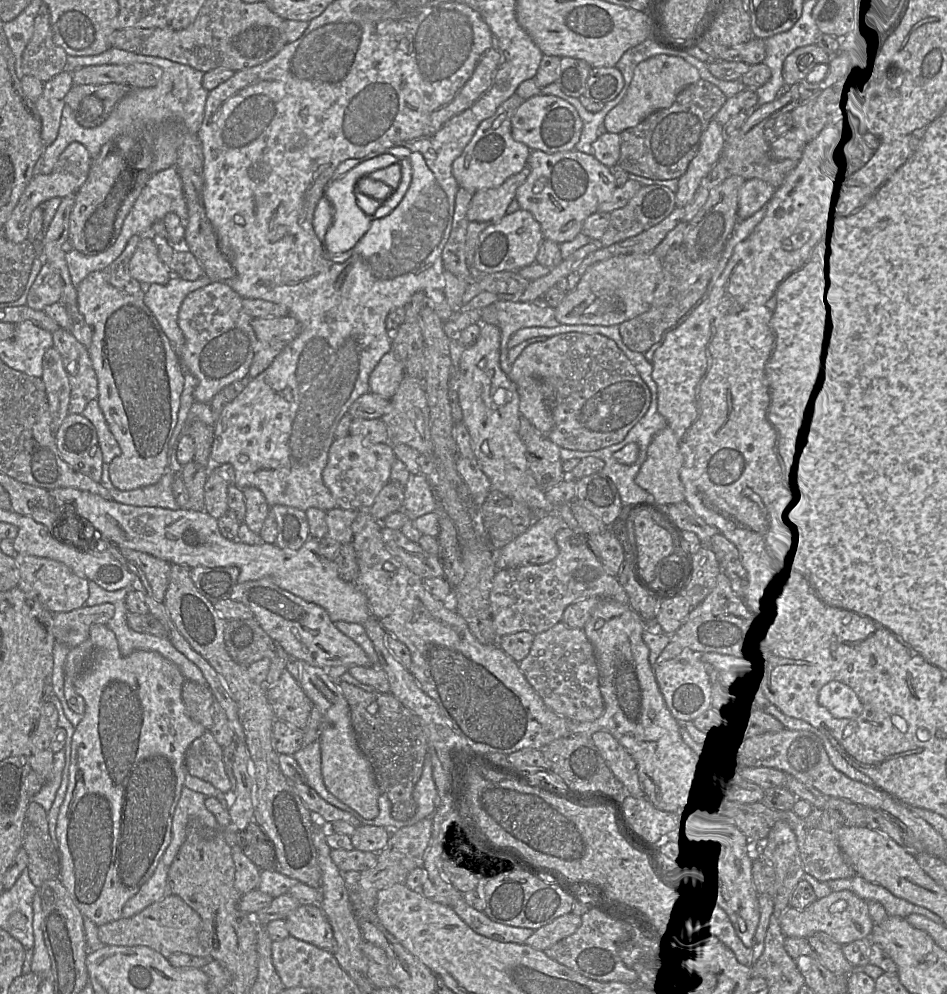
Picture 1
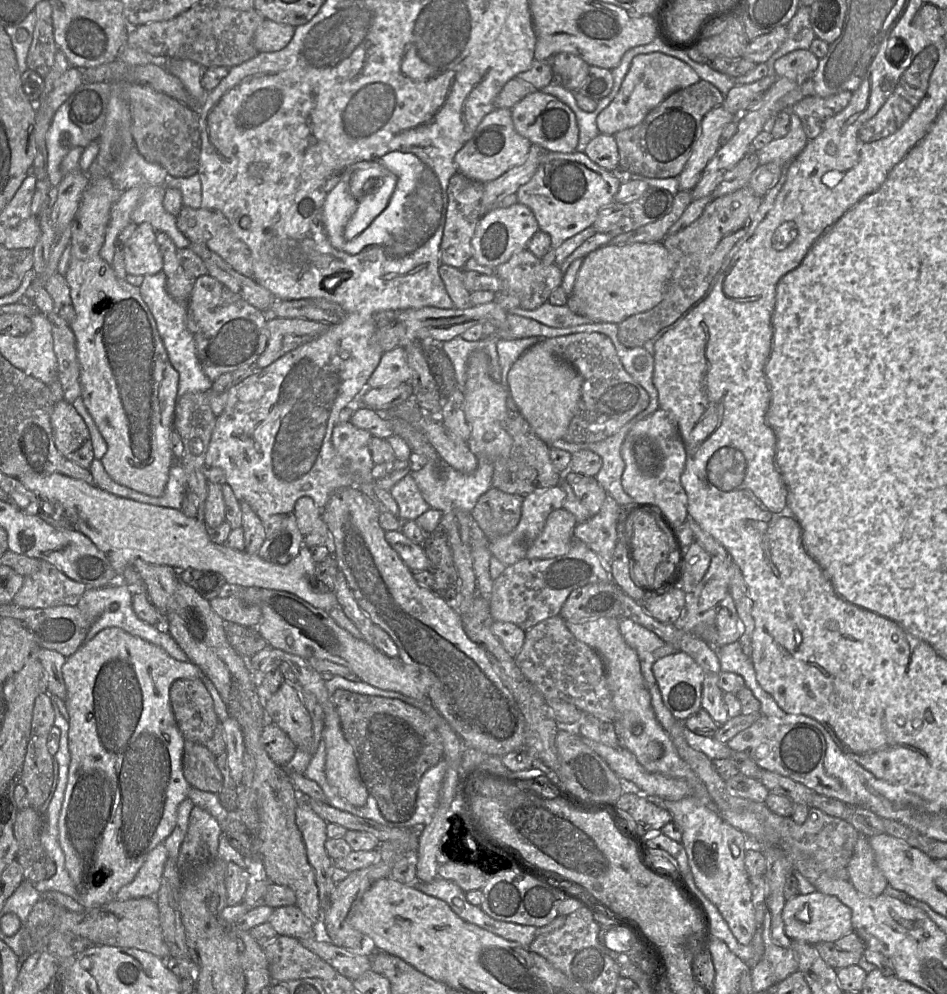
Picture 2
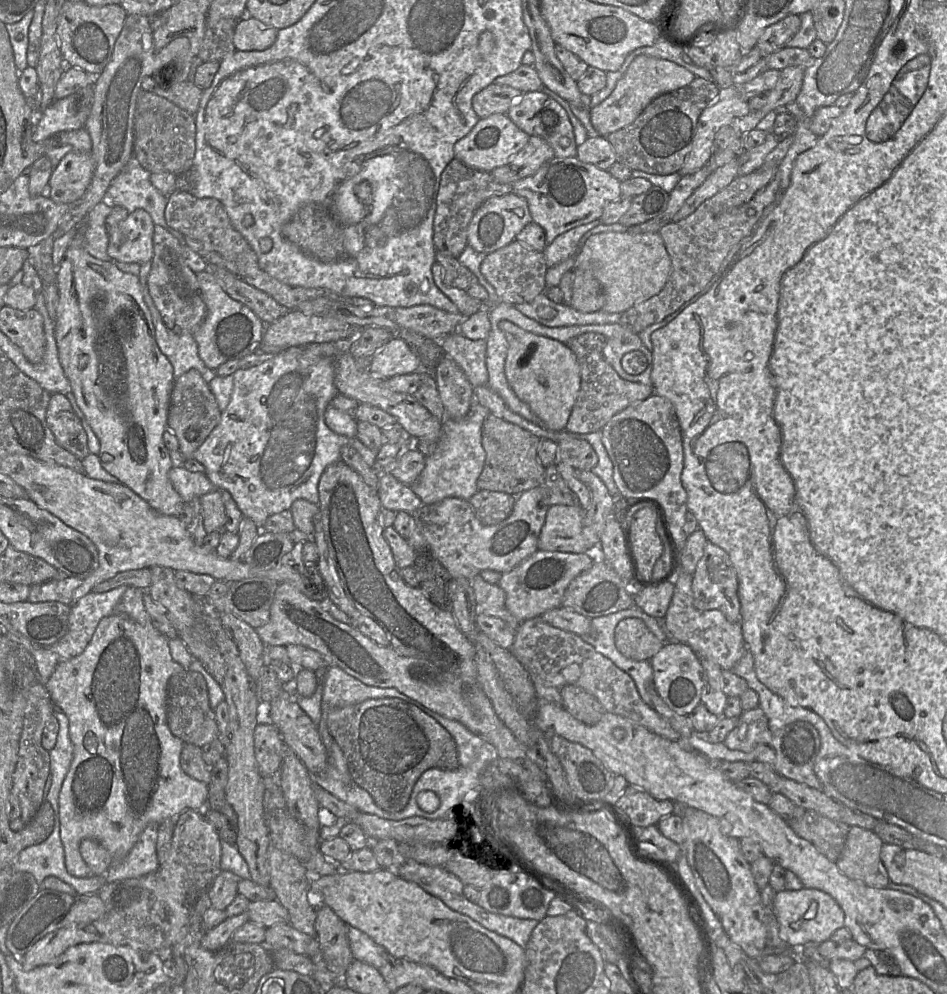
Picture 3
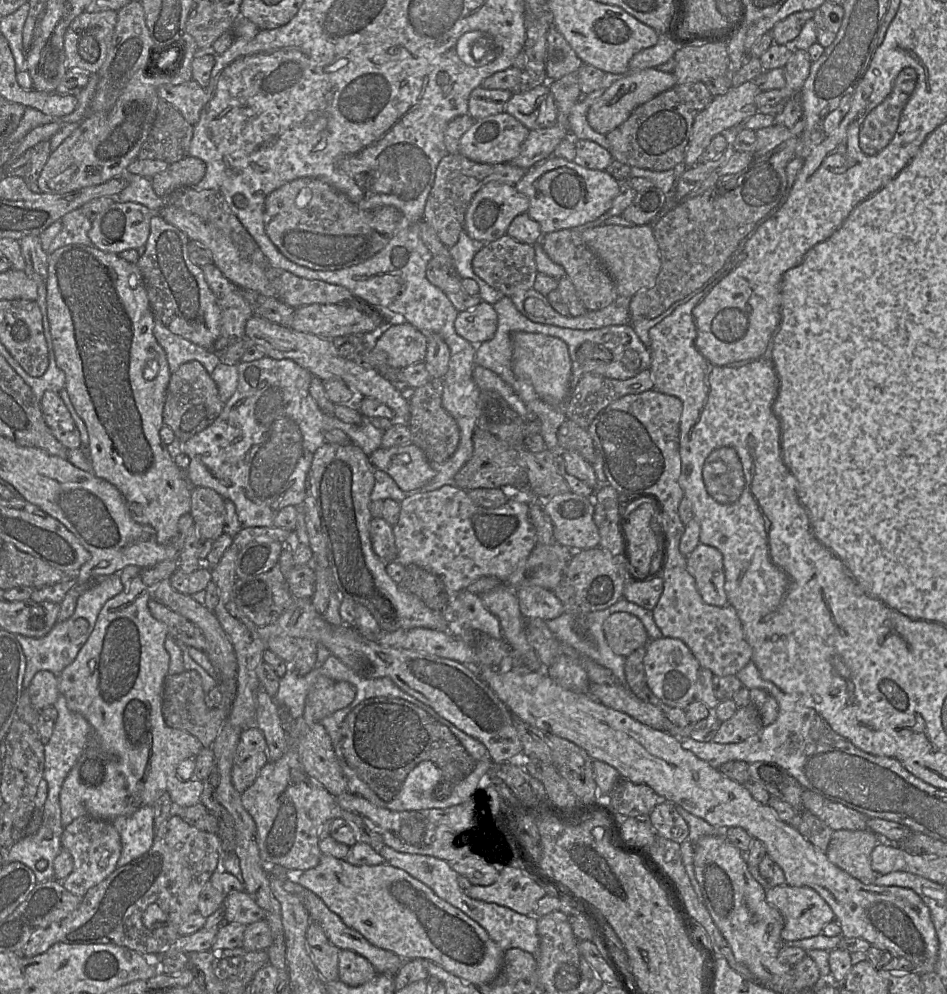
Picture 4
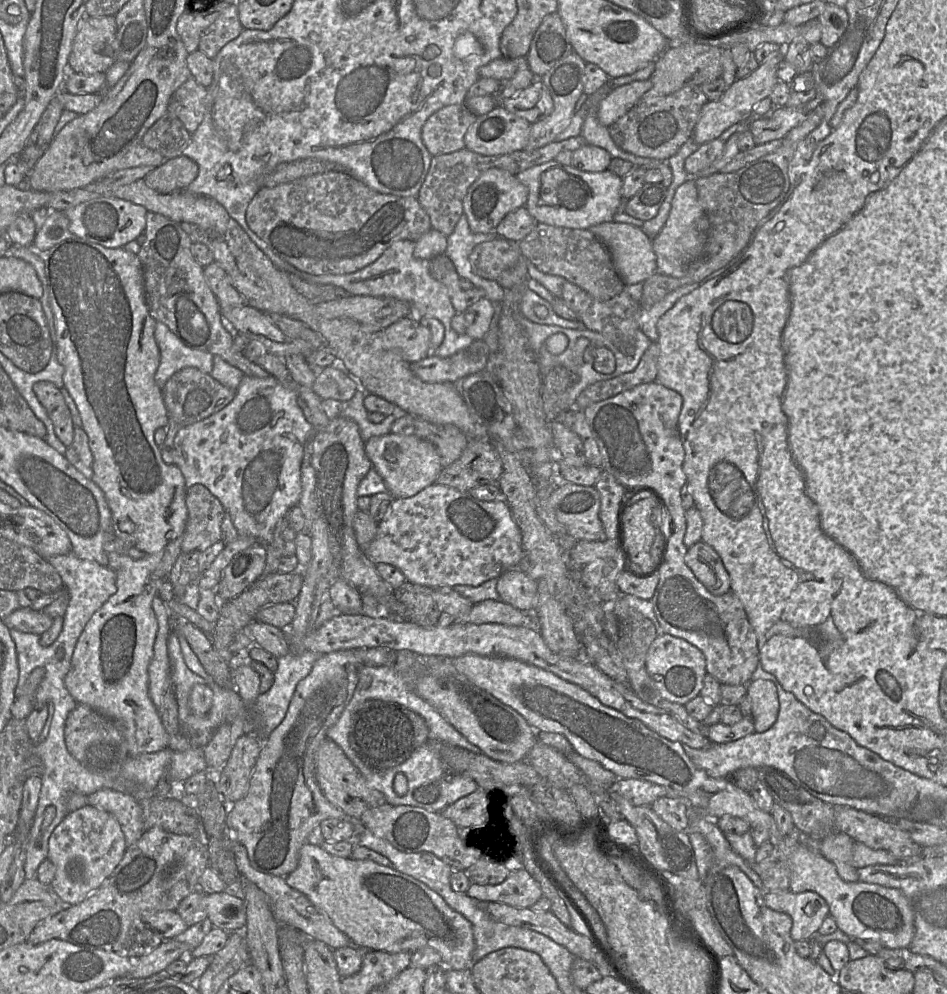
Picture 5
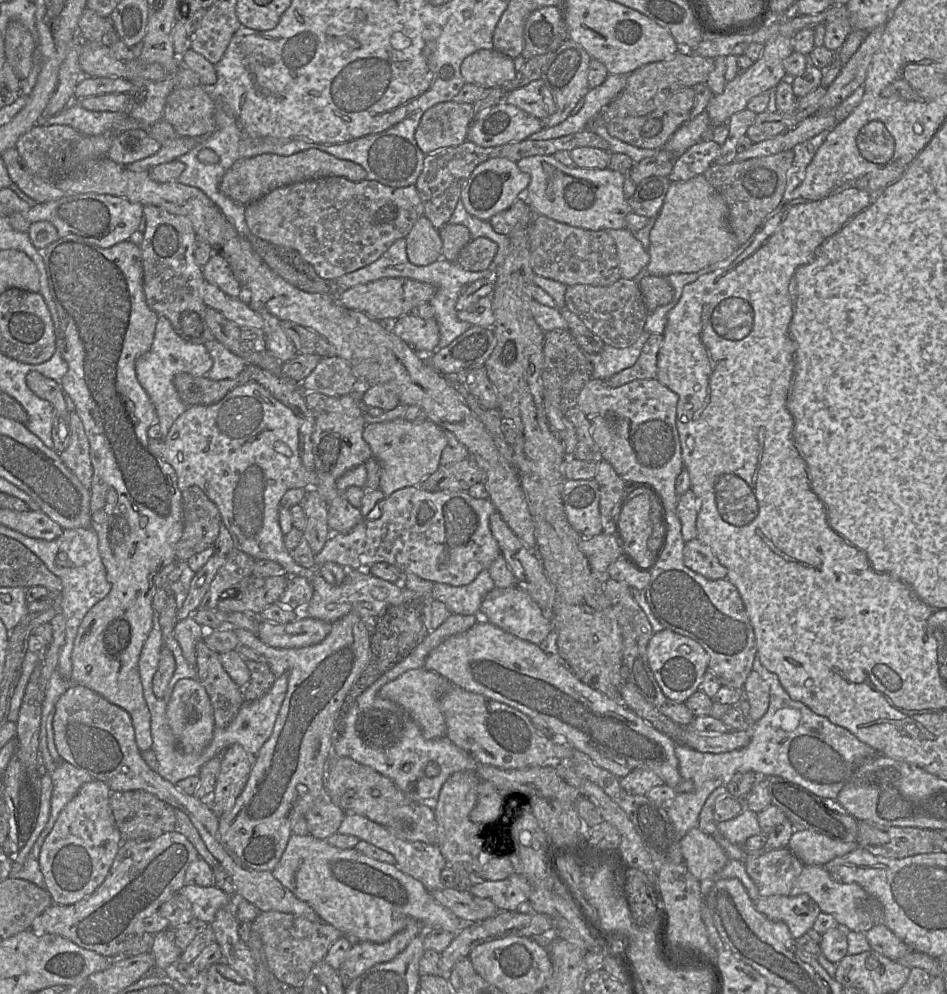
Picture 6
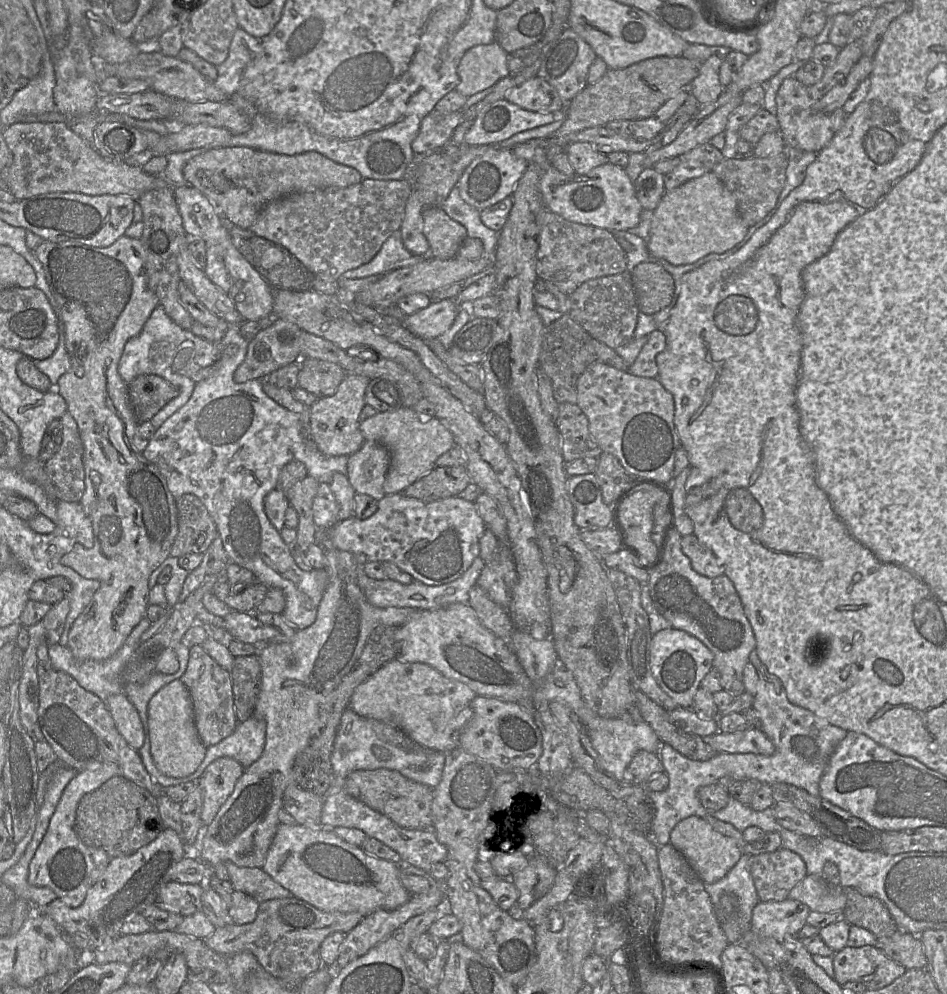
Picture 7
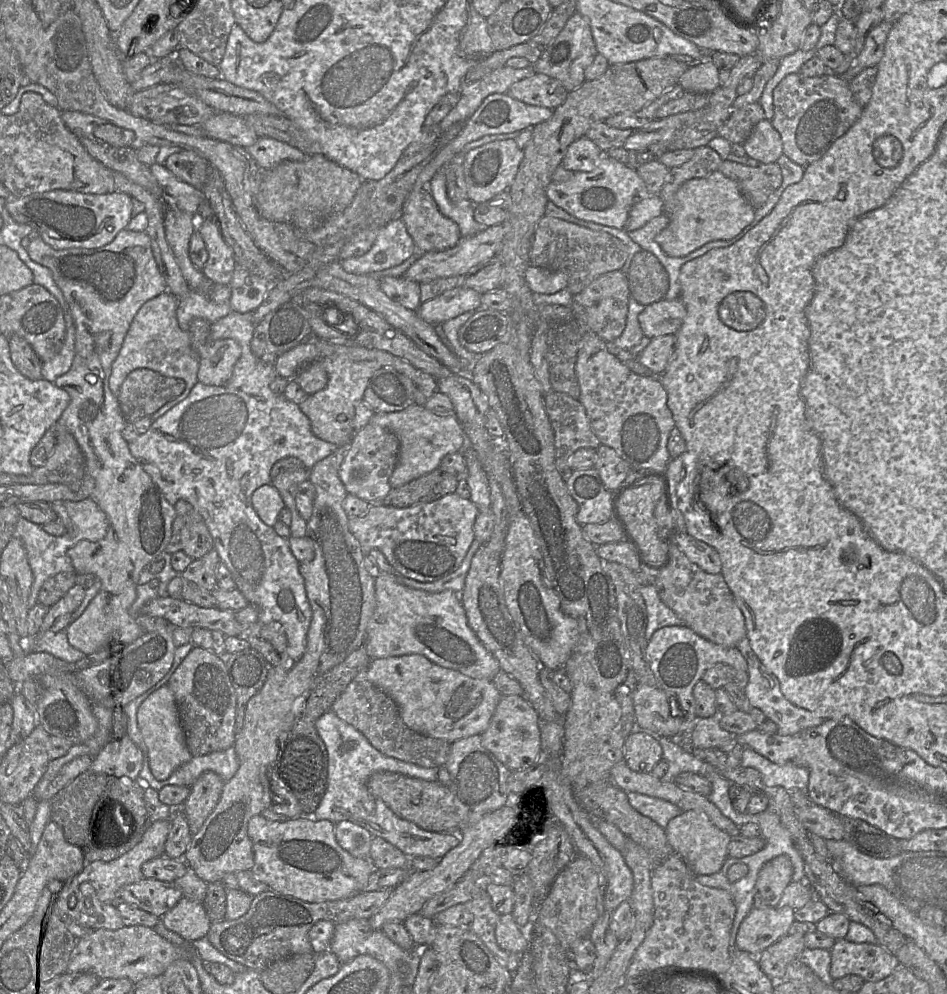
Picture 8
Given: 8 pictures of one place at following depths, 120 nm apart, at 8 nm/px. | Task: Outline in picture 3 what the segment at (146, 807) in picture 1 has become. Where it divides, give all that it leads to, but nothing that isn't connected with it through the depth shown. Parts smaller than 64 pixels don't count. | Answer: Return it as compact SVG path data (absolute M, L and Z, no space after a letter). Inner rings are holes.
M127 587L117 605L116 612L100 620L84 651L69 660L59 662L44 685L50 693L54 705L60 707L68 718L69 735L74 748L73 759L59 794L57 825L64 846L66 870L70 875L79 878L93 876L79 852L79 845L83 839L93 839L100 843L110 853L114 863L123 860L128 855L148 825L160 824L188 809L201 811L203 807L207 806L208 786L190 777L182 770L180 756L184 742L173 735L167 723L167 684L172 675L184 671L185 668L173 660L168 646L169 639L152 625L143 603L144 593L145 590Z

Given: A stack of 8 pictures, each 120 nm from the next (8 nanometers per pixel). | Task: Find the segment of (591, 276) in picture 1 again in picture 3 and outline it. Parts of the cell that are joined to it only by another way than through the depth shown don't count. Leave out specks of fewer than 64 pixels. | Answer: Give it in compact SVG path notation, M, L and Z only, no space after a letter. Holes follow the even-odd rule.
M602 232L590 236L578 250L575 268L591 272L600 282L605 296L601 310L621 314L662 290L671 273L671 259L659 233Z

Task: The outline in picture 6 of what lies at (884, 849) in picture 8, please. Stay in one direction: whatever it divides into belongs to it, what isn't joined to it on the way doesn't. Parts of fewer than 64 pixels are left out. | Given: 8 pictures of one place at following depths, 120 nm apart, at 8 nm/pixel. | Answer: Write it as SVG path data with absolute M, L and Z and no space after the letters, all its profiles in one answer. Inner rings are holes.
M780 776L760 778L764 778L767 782L771 803L786 815L795 830L813 831L840 842L856 842L858 821L836 800L817 796L806 788Z

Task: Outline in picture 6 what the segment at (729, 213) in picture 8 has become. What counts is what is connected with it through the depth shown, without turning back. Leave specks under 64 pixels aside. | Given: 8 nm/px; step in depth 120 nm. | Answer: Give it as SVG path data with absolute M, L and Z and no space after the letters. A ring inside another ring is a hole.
M703 174L684 182L671 182L661 210L656 216L655 224L650 232L650 246L648 249L650 261L646 267L648 273L665 277L674 273L694 273L728 258L741 245L730 230L727 217L728 207L726 202Z

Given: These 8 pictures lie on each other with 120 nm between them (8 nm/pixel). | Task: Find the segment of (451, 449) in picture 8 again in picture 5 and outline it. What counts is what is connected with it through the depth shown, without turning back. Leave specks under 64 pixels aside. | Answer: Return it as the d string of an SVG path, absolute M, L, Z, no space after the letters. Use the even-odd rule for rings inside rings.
M388 433L371 437L364 446L372 467L382 477L387 492L394 498L408 498L435 483L442 466L435 447L415 434L400 435Z

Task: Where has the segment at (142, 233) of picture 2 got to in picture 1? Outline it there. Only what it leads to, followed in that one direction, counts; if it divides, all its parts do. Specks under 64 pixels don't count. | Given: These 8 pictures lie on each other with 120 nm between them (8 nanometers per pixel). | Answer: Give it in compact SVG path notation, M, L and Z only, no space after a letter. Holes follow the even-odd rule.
M141 237L129 262L132 278L140 283L166 284L173 273L161 261L153 237Z

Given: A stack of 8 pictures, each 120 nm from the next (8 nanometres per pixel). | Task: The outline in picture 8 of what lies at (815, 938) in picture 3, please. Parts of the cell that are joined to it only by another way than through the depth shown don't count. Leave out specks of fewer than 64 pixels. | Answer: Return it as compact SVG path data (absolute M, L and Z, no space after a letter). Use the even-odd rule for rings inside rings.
M789 906L752 908L739 927L736 936L736 949L752 956L758 956L788 934L794 921L794 909Z

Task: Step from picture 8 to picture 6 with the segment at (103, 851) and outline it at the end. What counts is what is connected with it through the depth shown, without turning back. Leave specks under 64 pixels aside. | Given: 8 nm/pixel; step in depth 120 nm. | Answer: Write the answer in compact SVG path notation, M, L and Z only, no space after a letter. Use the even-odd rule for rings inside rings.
M113 791L110 795L110 807L123 841L155 839L175 831L175 808L146 791Z

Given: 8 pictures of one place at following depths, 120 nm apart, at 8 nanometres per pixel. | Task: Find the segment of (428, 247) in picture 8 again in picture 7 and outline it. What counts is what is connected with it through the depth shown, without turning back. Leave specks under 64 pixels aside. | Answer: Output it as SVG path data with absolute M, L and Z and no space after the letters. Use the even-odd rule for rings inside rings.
M441 207L423 210L423 233L429 243L429 256L440 260L456 257L468 238L466 228L450 218Z

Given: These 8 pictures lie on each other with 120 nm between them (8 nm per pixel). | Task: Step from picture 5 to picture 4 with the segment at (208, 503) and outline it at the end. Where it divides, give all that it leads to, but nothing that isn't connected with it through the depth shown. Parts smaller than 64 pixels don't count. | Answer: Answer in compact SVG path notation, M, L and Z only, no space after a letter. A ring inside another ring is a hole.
M207 487L191 489L191 510L194 527L202 540L215 541L223 533L225 500L216 491Z

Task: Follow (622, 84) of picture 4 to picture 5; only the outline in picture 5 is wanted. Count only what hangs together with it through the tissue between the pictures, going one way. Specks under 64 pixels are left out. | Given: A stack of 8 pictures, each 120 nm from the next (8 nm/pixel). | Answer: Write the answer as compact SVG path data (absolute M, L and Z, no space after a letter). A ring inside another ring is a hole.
M650 79L614 87L600 102L598 110L599 122L609 128L631 110L651 87L652 82Z

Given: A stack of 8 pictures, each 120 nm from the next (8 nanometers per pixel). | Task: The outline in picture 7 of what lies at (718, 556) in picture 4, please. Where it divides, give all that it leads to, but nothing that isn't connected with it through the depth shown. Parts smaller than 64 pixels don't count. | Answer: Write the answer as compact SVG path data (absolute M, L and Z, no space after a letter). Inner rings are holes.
M694 534L682 536L681 548L697 573L709 578L724 574L724 567L719 559Z

